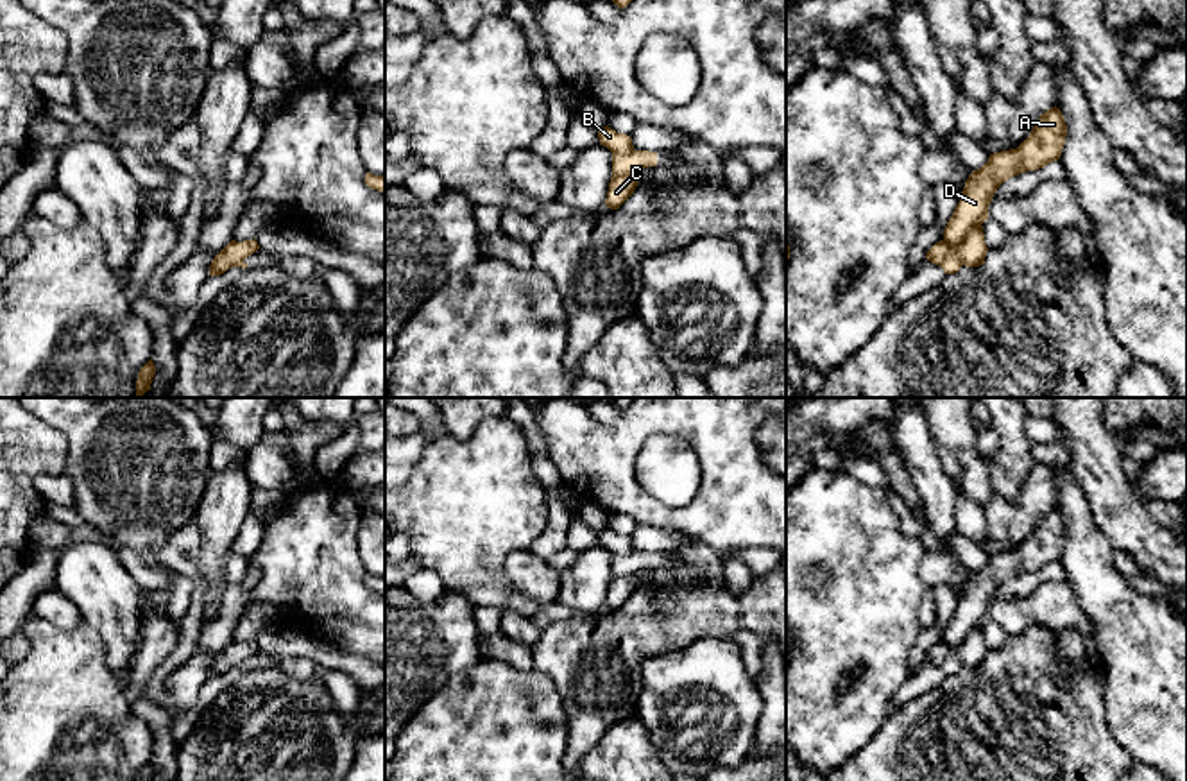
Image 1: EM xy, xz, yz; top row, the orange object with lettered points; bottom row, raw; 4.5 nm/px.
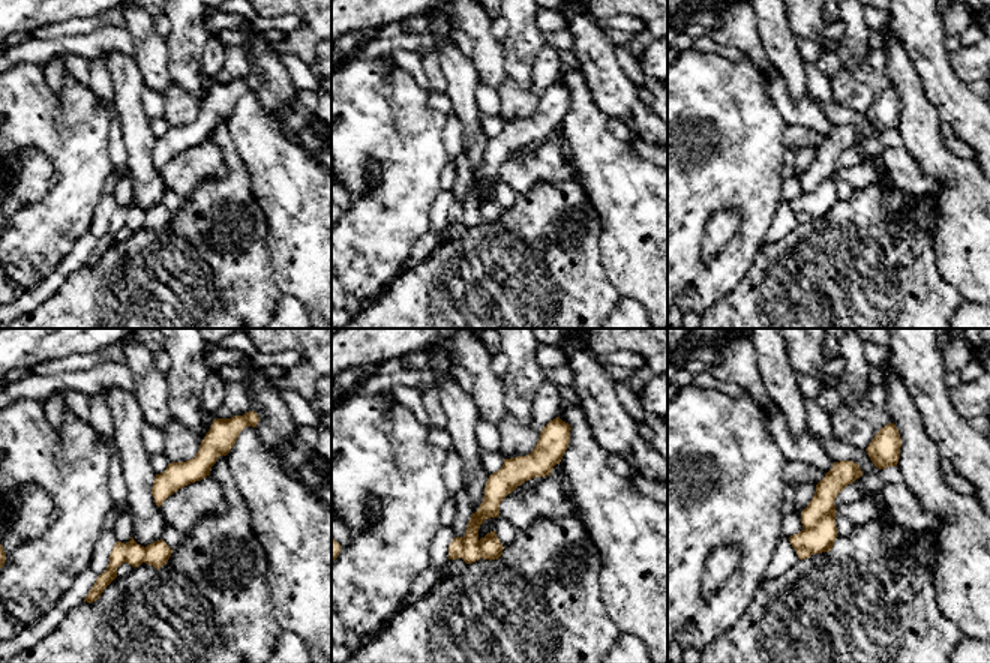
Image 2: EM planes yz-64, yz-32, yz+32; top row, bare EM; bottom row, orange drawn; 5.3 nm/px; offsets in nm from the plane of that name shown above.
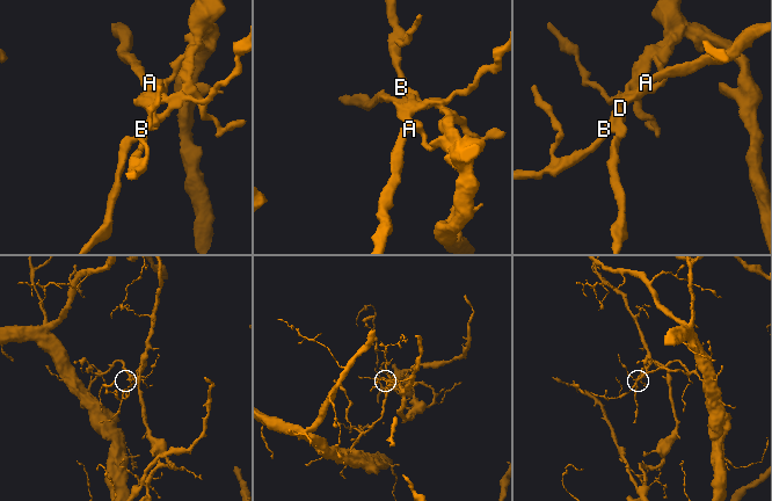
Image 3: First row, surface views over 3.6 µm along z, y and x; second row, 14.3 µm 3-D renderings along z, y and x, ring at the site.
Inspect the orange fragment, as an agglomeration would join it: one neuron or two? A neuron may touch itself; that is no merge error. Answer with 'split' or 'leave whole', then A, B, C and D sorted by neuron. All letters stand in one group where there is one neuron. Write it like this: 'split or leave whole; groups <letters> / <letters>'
split; groups A D / B C

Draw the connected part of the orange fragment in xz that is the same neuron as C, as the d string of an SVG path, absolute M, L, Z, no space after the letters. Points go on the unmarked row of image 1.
M634 575L612 577L609 584L605 607L611 611L618 611L634 595L636 588L637 579Z

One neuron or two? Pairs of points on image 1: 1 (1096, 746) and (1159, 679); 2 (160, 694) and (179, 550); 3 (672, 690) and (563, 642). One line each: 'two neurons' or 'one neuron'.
1: two neurons
2: one neuron
3: two neurons

